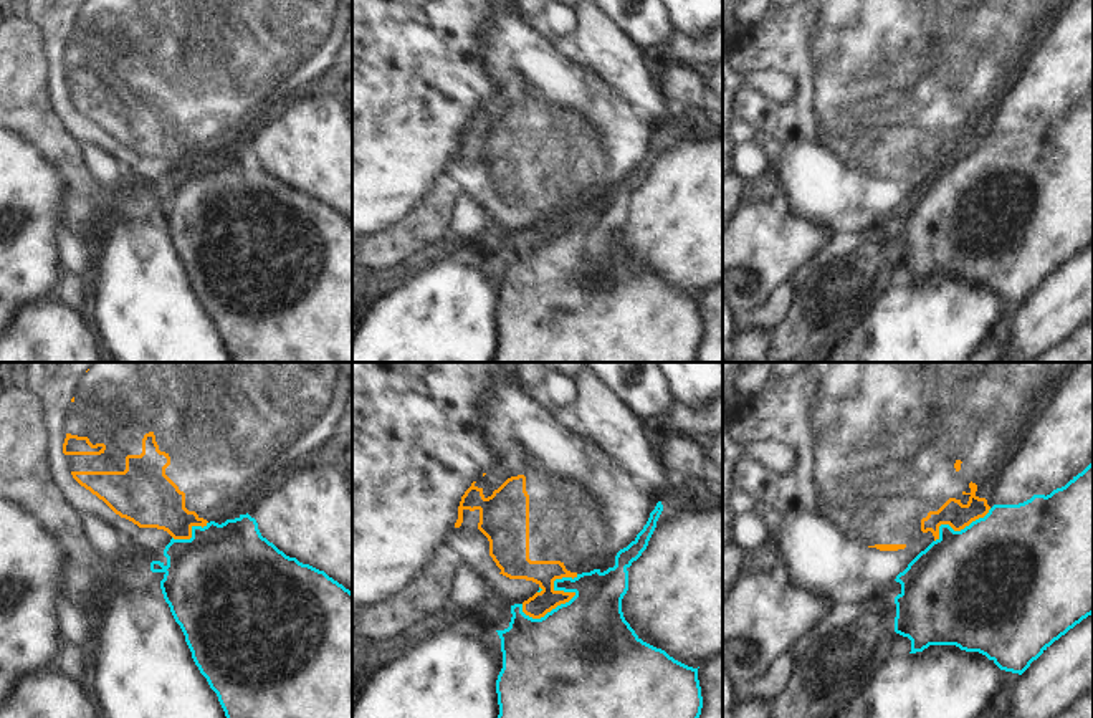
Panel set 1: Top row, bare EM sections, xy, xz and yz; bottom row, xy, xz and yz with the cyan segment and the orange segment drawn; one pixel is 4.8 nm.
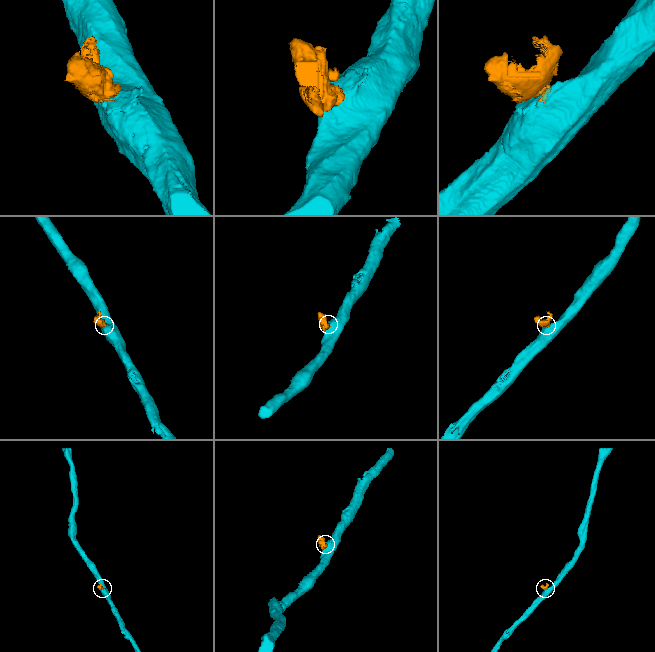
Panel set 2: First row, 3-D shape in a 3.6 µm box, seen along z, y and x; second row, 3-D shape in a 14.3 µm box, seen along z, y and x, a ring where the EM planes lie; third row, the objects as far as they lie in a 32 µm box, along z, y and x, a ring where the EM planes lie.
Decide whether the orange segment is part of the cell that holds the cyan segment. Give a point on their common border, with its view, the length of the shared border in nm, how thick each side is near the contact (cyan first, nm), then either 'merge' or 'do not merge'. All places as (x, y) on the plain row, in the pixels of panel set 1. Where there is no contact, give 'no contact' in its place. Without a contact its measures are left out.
meets cyan in xz at (574, 225); contact 340 nm long; 460 nm thick on the cyan side, 120 nm on the other; do not merge

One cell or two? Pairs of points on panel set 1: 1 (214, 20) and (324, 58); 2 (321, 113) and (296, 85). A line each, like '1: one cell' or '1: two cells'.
1: one cell
2: two cells

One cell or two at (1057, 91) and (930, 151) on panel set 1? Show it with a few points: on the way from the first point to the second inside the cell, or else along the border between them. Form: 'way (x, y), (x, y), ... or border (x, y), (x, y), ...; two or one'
border (996, 90), (976, 111), (976, 123), (989, 136); two

